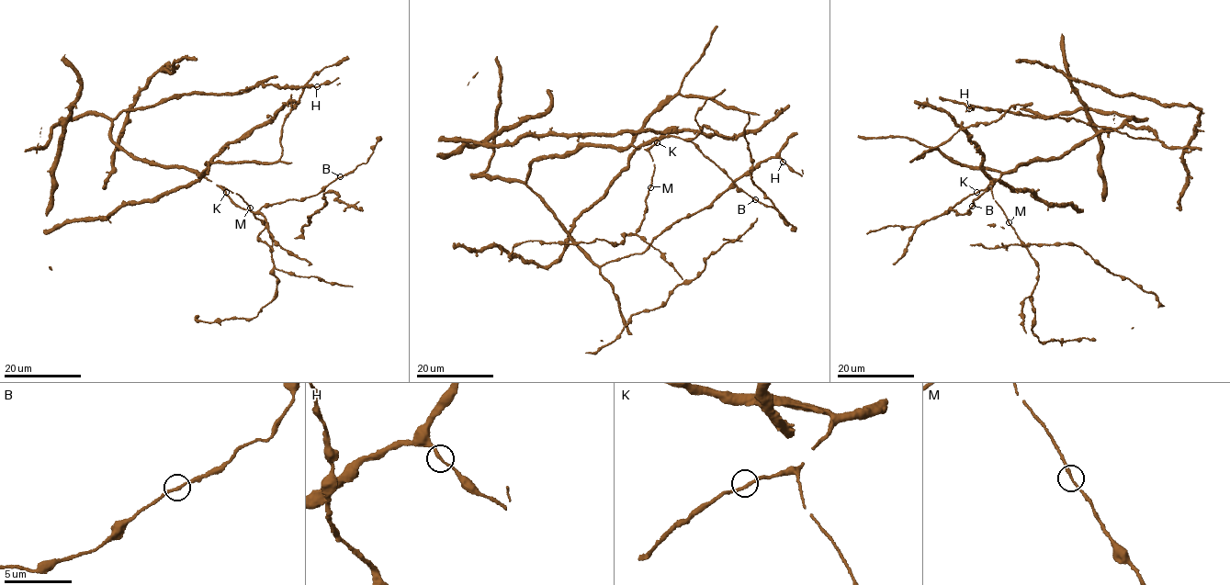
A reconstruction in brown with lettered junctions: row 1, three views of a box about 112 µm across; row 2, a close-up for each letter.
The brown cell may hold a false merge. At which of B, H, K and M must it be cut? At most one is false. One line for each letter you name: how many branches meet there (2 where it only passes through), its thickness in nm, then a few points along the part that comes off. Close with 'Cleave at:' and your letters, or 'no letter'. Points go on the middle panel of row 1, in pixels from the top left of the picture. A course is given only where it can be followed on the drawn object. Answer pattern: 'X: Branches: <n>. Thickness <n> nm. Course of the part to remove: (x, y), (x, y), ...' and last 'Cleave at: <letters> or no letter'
Cleave at: no letter

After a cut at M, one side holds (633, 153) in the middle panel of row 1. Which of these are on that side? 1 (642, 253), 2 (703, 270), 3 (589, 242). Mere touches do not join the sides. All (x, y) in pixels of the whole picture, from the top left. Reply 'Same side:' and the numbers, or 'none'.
Same side: 1, 2

